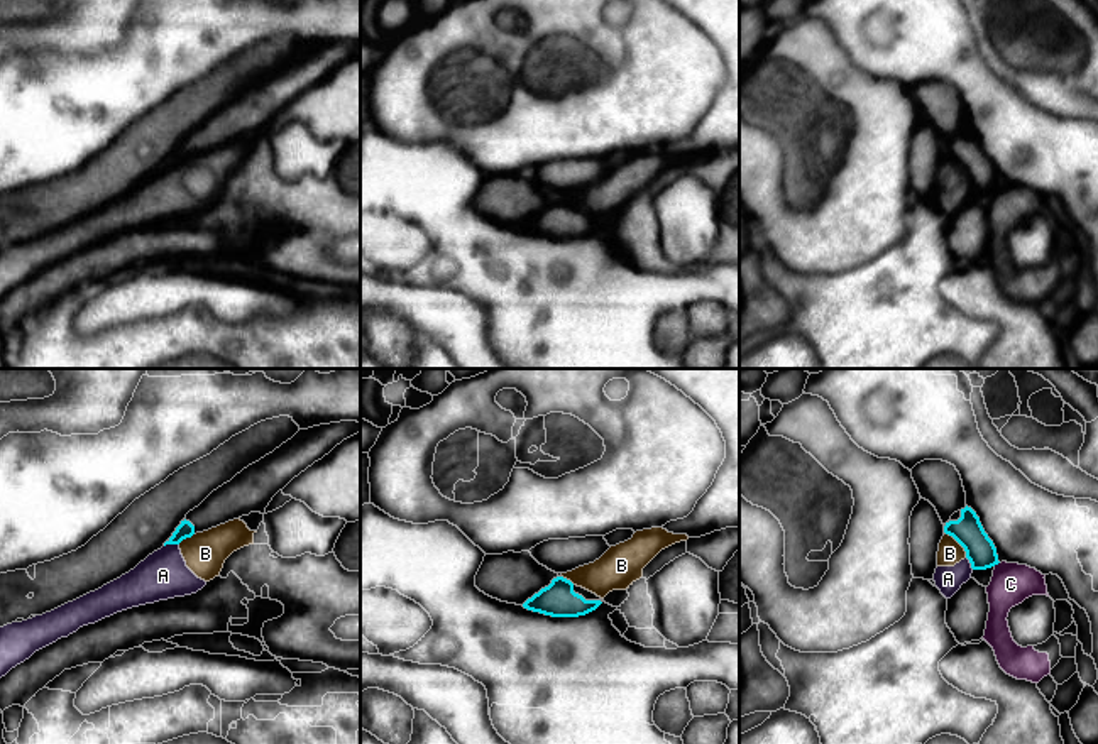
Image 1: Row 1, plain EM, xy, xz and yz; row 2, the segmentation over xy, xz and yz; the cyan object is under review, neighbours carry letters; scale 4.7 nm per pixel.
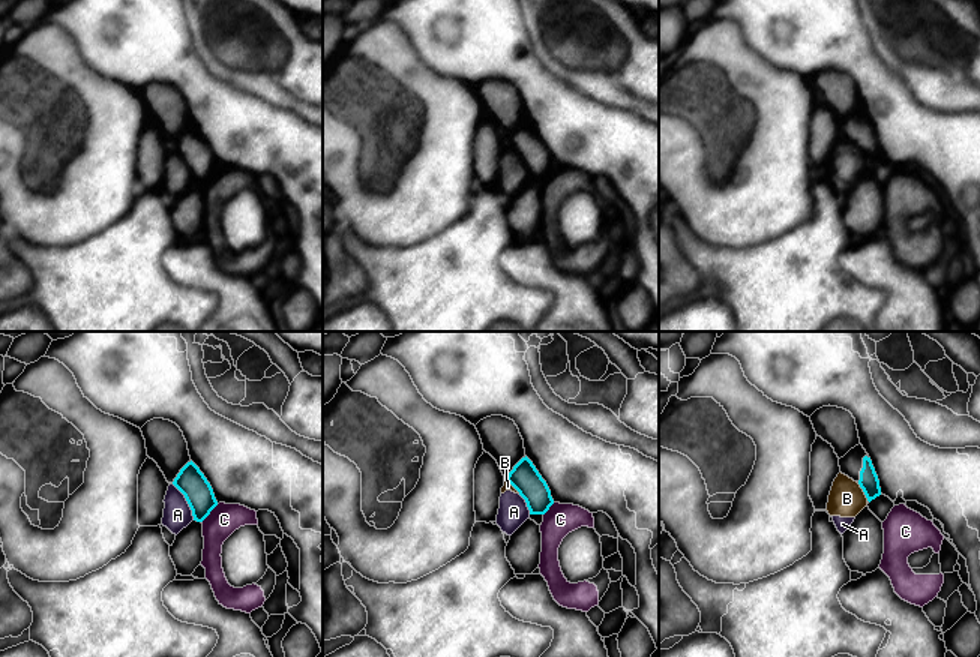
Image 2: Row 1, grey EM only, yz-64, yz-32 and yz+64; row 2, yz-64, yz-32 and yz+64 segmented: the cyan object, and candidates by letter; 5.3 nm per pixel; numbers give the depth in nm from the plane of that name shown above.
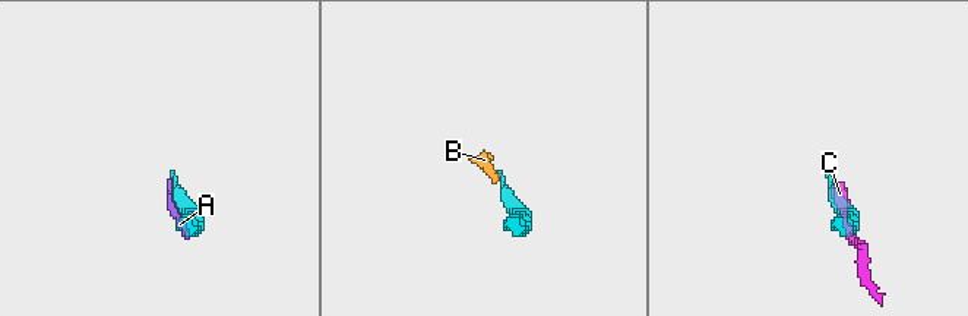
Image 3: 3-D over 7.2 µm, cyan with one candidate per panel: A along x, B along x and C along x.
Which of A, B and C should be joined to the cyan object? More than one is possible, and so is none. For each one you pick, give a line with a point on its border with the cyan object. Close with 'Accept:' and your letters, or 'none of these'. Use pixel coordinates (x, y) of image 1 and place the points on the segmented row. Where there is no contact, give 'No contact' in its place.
Accept: none of these

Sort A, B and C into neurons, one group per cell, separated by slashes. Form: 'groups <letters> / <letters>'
groups A B / C

